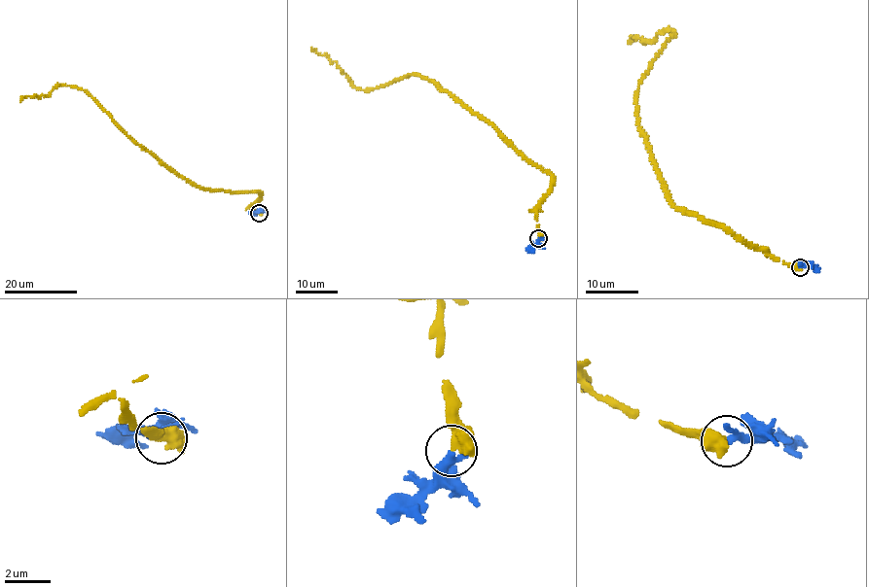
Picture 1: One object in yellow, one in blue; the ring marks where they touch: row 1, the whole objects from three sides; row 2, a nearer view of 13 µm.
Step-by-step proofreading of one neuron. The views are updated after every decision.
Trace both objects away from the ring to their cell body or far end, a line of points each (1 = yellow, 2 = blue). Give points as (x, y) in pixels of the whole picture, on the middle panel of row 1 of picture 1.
1: (539, 238), (537, 210), (551, 177), (491, 124), (420, 77), (356, 88), (310, 47)
2: (539, 239), (525, 251)

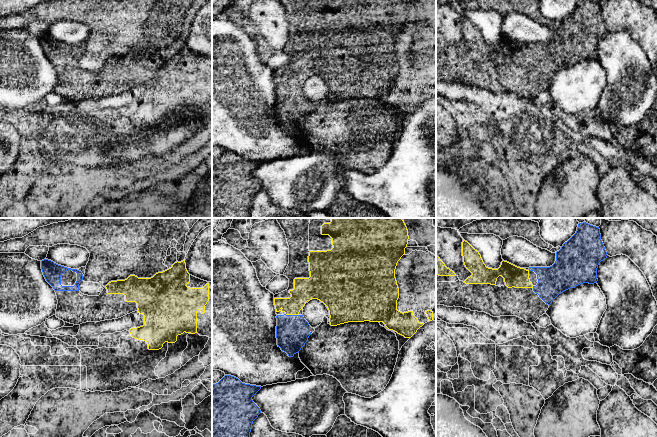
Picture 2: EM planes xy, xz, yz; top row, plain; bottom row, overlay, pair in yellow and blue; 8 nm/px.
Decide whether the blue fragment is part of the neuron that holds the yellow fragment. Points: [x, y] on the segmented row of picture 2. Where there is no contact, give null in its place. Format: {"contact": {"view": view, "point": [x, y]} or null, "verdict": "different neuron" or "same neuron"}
{"contact": {"view": "xz", "point": [291, 314]}, "verdict": "same neuron"}

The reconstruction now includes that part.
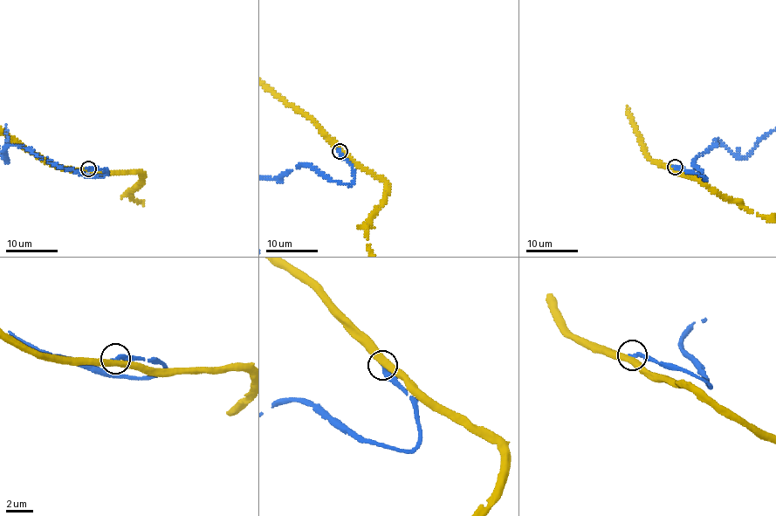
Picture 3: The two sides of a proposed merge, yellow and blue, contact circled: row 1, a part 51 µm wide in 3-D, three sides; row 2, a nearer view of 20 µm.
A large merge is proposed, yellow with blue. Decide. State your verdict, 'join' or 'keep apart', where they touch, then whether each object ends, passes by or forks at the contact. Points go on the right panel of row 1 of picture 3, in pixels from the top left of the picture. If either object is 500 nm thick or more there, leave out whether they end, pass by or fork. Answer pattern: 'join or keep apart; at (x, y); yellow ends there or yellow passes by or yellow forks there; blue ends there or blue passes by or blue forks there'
keep apart; at (675, 167); yellow passes by; blue ends there

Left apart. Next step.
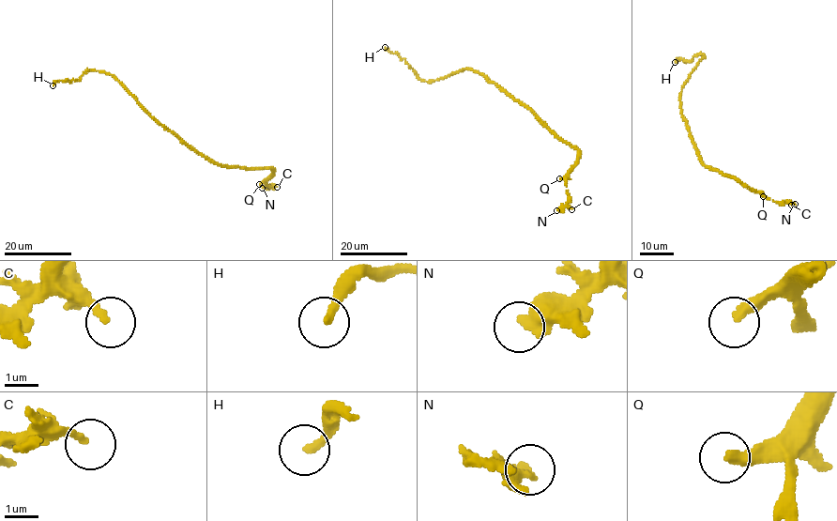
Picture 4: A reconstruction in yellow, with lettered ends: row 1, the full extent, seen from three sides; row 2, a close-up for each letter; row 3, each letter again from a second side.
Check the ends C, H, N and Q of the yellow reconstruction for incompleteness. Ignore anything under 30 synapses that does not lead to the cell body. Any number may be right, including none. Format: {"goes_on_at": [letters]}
{"goes_on_at": ["Q"]}

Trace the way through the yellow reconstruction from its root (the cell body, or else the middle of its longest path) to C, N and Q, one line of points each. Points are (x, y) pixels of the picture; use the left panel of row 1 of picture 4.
C: (183, 143), (221, 165), (268, 167), (273, 174), (266, 181), (267, 185), (277, 187)
N: (183, 143), (221, 165), (268, 167), (273, 174), (266, 181), (271, 186), (262, 188)
Q: (183, 143), (219, 164), (272, 169), (273, 174), (259, 184)

